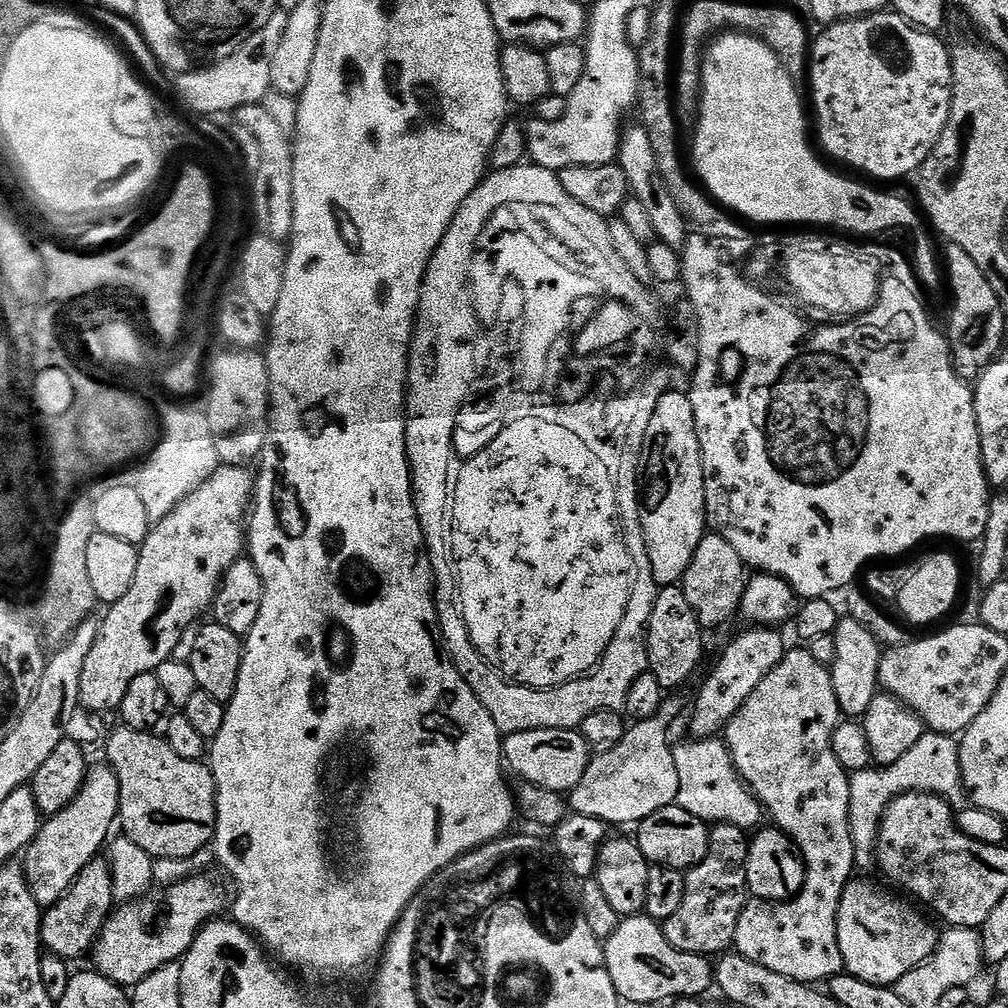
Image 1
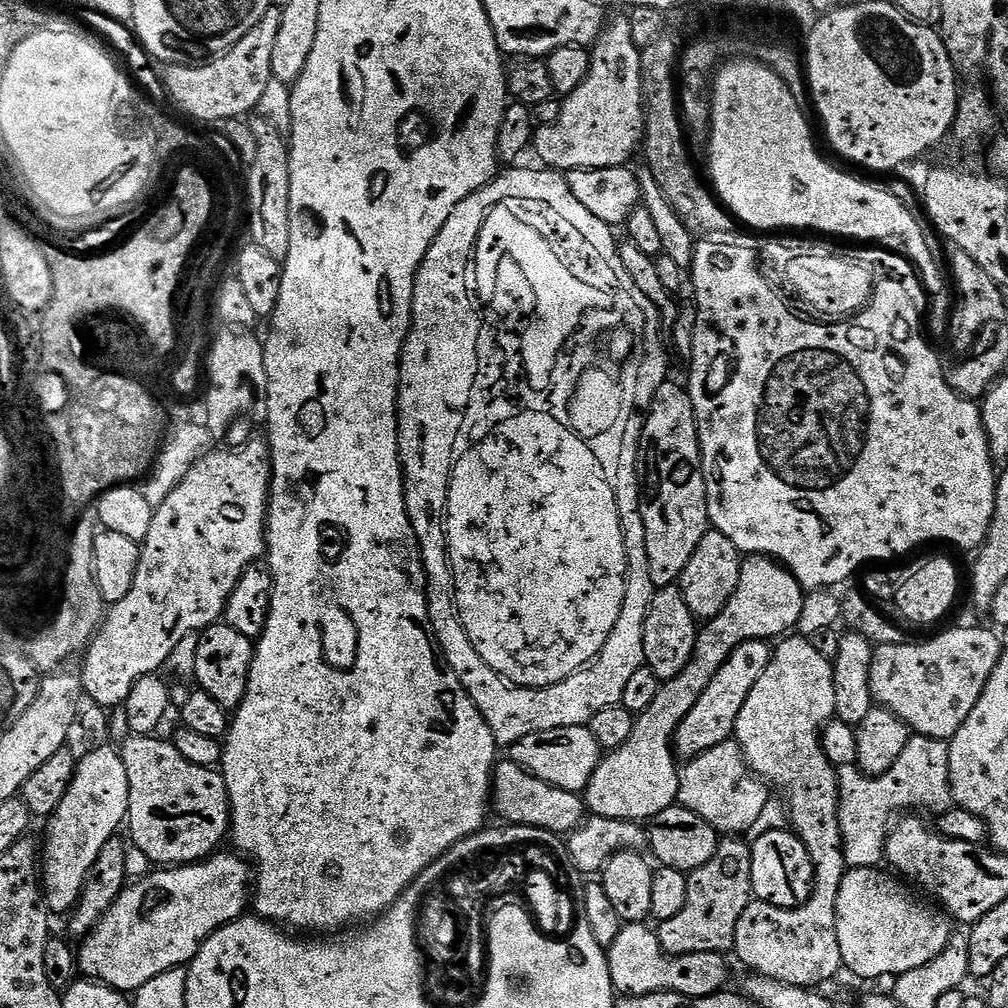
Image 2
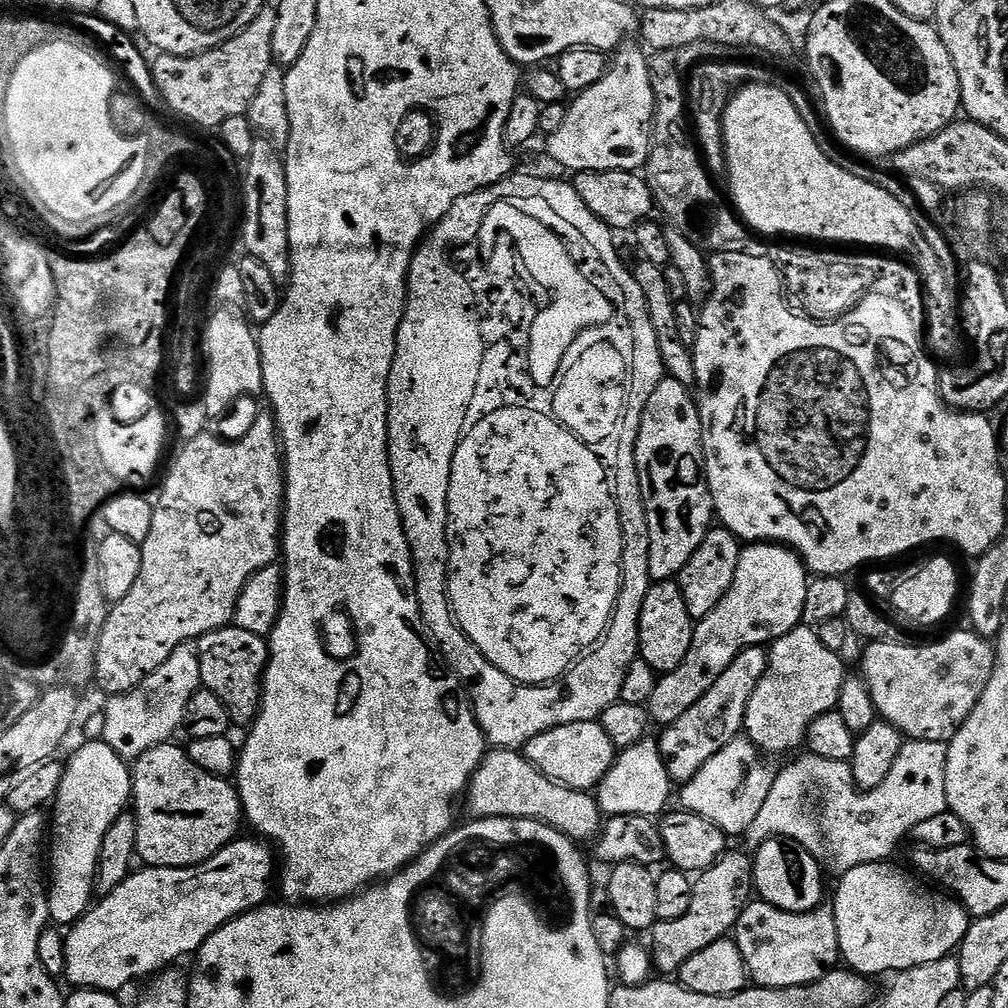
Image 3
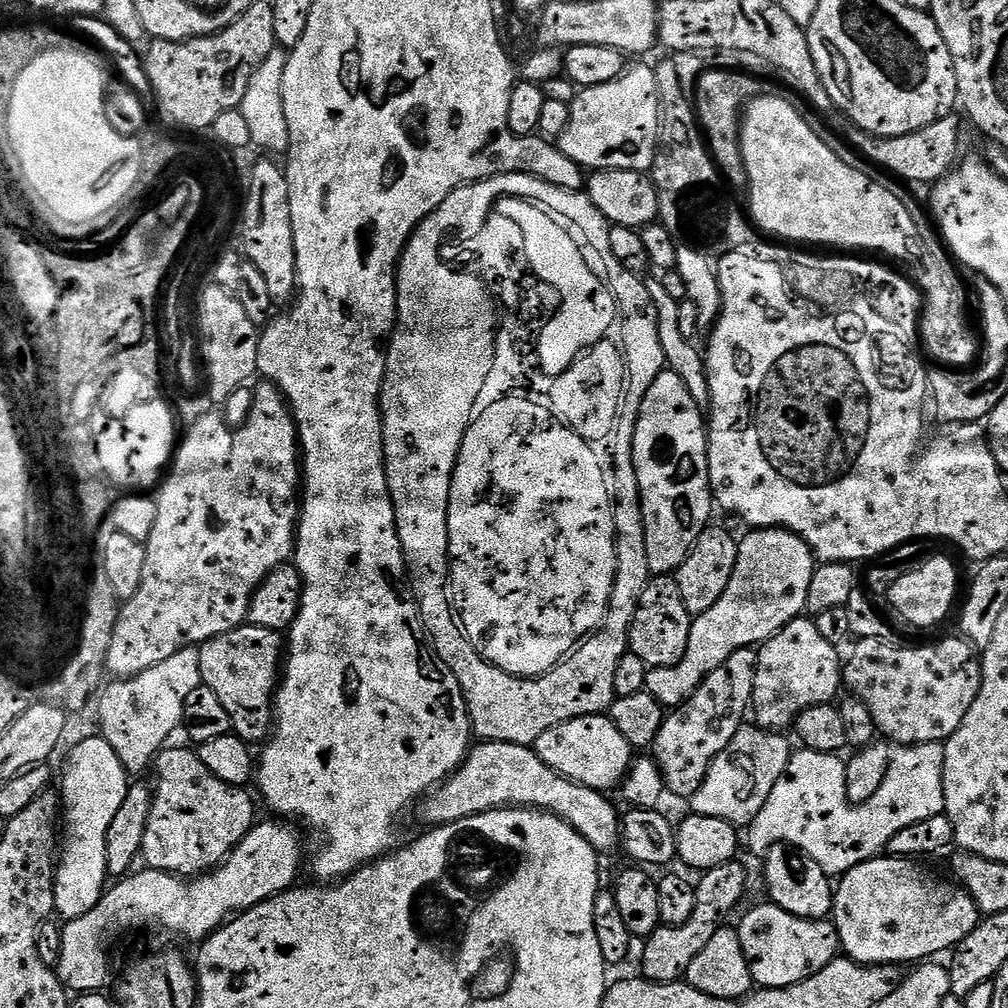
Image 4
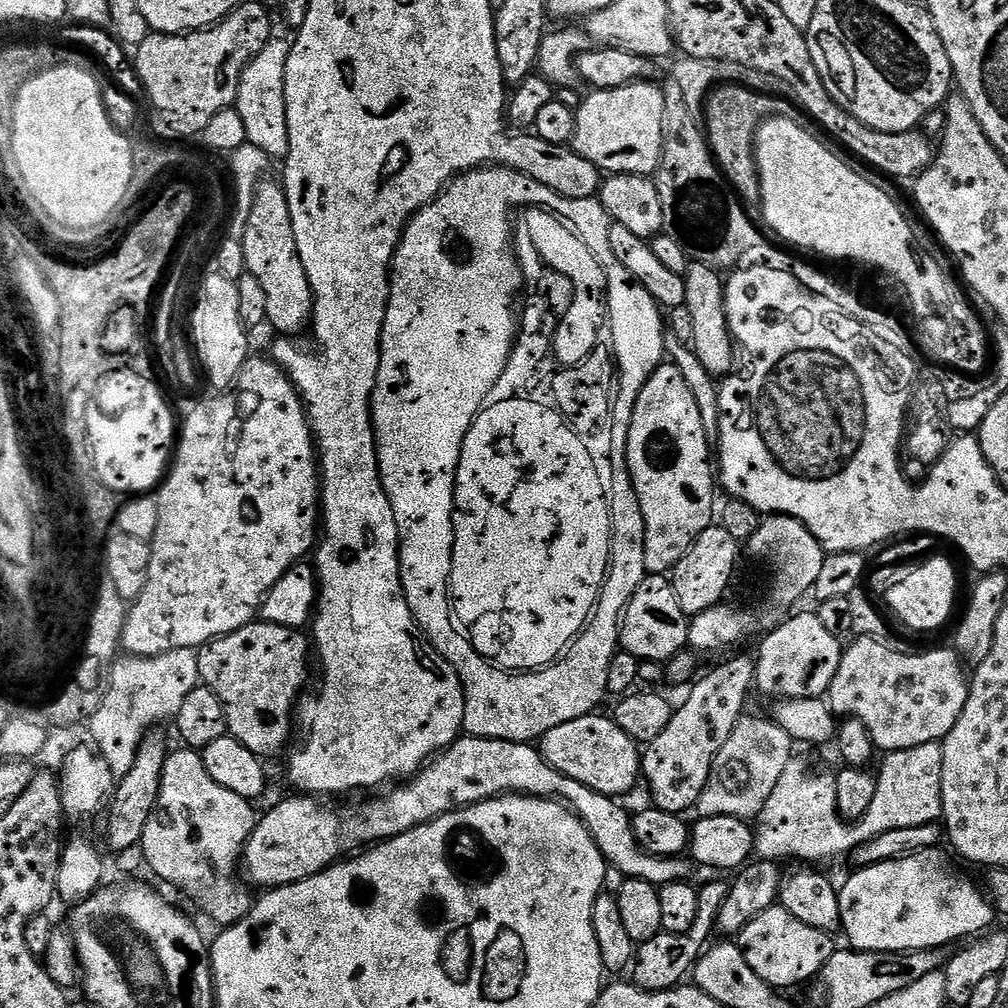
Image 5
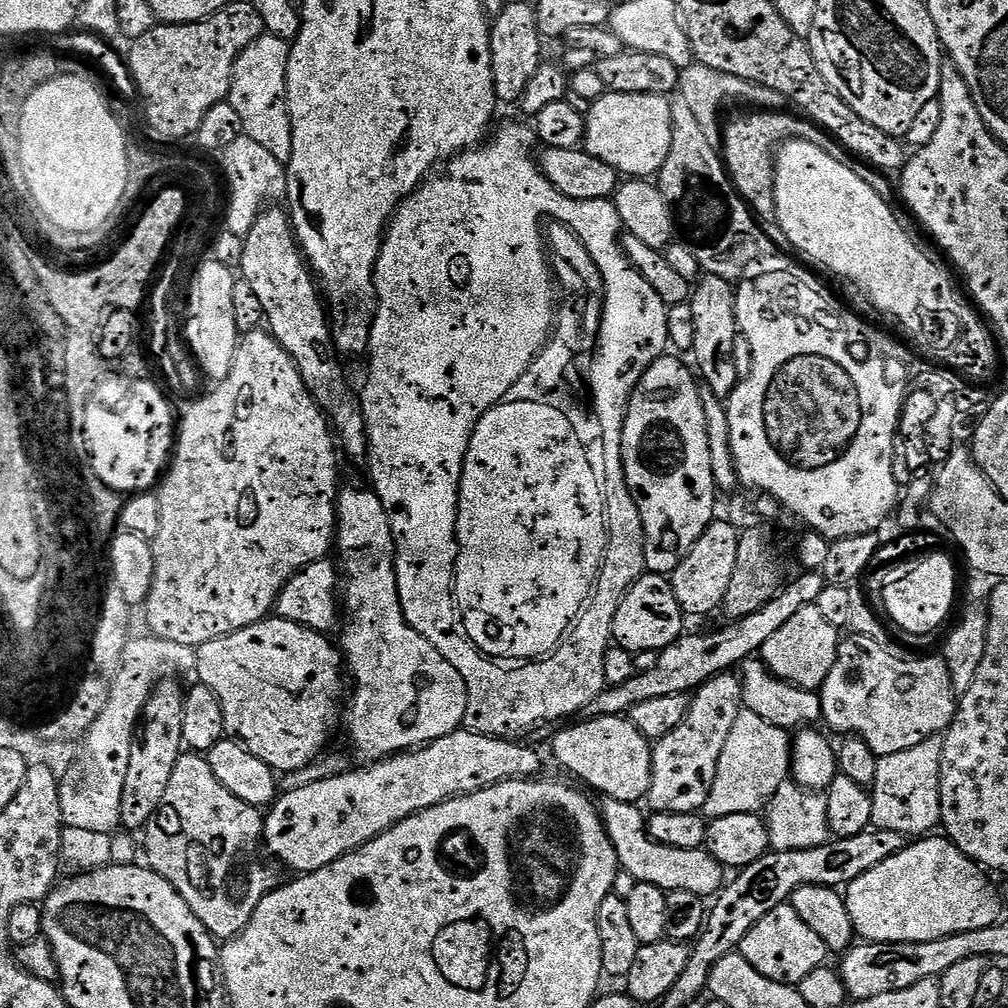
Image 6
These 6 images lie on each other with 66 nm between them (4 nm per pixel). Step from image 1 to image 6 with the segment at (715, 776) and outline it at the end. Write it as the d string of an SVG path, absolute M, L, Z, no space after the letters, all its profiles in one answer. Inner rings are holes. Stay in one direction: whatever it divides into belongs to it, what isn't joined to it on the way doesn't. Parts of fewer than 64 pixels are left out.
M742 710L738 722L734 722L730 730L730 738L726 738L722 758L718 758L718 774L710 798L706 798L703 815L717 820L726 818L726 814L763 813L774 798L774 790L789 779L791 766L792 740L789 733L766 722L766 718L759 714Z

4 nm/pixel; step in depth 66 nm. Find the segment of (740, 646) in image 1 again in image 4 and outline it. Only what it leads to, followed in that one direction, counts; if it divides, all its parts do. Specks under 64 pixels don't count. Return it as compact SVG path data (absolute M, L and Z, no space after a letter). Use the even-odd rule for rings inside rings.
M755 647L730 654L718 670L711 672L697 686L685 704L665 715L662 730L658 730L658 738L651 746L650 756L655 760L664 779L664 787L671 795L673 792L676 796L692 797L702 782L706 782L706 774L714 758L718 758L718 754L730 746L734 734L745 727L744 715L747 712L749 715L752 708L757 655Z

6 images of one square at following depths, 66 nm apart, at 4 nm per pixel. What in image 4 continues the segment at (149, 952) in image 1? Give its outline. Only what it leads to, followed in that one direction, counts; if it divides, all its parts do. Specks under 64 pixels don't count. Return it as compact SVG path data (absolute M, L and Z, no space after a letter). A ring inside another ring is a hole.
M268 818L265 824L260 824L261 822L253 823L251 830L246 834L246 838L242 838L242 842L238 846L234 846L234 850L229 854L229 856L224 859L223 862L216 865L214 870L205 871L203 874L197 875L195 878L185 878L183 876L177 876L171 872L159 872L156 868L145 867L144 872L139 872L139 870L133 871L131 874L117 879L116 884L107 889L101 897L97 905L94 906L89 913L82 917L76 917L73 920L67 921L62 928L62 958L58 958L58 962L55 966L55 974L58 979L60 979L61 984L64 985L65 989L72 994L96 994L108 984L108 975L111 974L112 968L108 965L108 947L112 944L112 938L119 934L119 932L124 932L127 928L140 928L145 924L148 928L165 928L168 932L173 932L176 936L185 936L188 940L196 940L195 942L203 942L216 931L217 928L221 927L229 918L235 917L241 912L248 911L249 908L255 906L255 904L261 904L263 900L269 900L271 896L280 896L283 892L288 891L289 888L293 887L297 883L296 880L300 876L300 863L305 863L306 860L306 844L300 841L300 836L295 832L293 825L288 822L281 822L276 818Z

